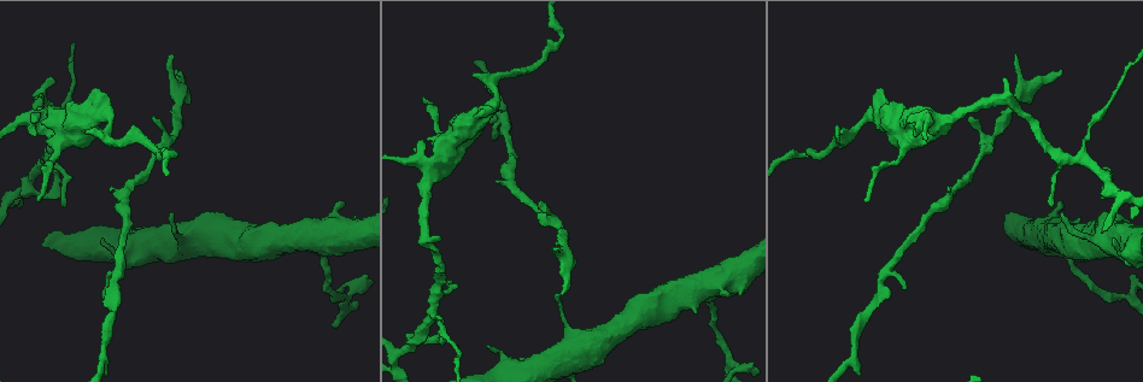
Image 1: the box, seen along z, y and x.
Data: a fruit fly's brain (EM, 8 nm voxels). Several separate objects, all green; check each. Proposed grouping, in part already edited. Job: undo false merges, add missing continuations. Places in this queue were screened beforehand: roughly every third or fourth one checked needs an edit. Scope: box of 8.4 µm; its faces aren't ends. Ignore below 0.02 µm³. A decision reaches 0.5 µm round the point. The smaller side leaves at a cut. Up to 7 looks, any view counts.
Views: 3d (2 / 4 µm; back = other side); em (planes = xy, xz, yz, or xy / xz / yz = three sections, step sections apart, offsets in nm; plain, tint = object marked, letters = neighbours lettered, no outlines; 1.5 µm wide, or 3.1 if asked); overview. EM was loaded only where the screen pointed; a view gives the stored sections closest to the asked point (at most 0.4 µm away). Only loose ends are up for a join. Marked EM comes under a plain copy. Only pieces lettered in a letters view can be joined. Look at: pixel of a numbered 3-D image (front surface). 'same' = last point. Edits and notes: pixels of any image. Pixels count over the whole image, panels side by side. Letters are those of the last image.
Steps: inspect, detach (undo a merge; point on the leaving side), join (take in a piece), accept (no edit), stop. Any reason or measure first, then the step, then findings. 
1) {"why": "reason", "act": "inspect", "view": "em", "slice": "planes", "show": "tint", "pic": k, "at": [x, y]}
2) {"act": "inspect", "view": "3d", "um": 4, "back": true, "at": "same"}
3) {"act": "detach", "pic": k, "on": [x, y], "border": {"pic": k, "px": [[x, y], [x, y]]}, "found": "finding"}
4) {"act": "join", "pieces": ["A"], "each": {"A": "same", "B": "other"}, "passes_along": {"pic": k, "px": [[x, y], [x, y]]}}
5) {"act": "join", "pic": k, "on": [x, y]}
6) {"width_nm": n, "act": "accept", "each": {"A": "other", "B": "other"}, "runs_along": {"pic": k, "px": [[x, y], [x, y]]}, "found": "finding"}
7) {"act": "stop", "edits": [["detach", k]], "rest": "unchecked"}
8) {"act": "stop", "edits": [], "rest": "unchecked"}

{"why": "an open end", "act": "inspect", "view": "3d", "um": 4, "pic": 1, "at": [904, 288]}

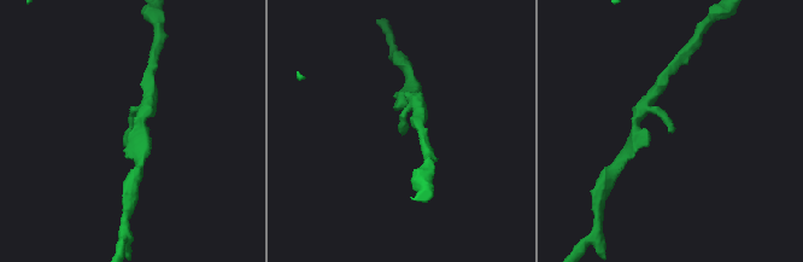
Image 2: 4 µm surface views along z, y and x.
{"why": "now the EM", "act": "inspect", "view": "em", "slice": "planes", "show": "letters", "pic": 2, "at": [669, 130]}

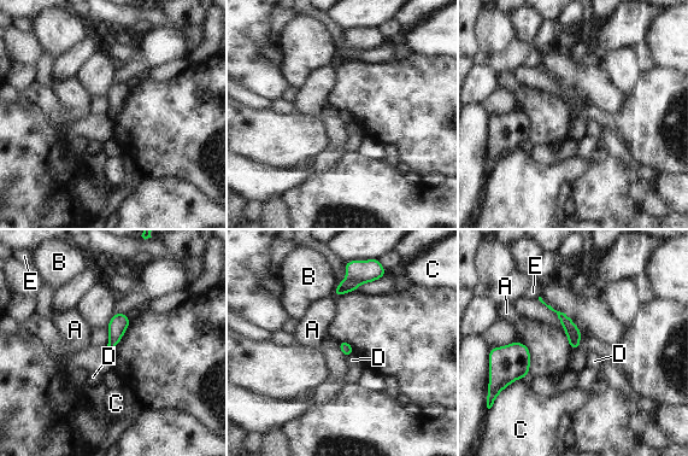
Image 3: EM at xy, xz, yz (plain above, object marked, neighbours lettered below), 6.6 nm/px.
{"act": "accept", "each": {"A": "other", "B": "other", "C": "other", "D": "other", "E": "other"}, "border": {"pic": 3, "px": [[353, 352], [345, 357]]}, "found": "none of them fits"}

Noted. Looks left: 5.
{"why": "two arms in line, one across", "act": "inspect", "view": "3d", "um": 2, "pic": 1, "at": [1109, 189]}

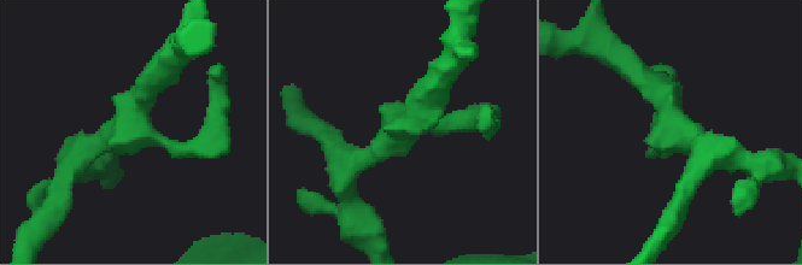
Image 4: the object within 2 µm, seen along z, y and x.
{"why": "now the EM", "act": "inspect", "view": "em", "slice": "xz", "step": 4, "show": "tint", "pic": 4, "at": [672, 124]}

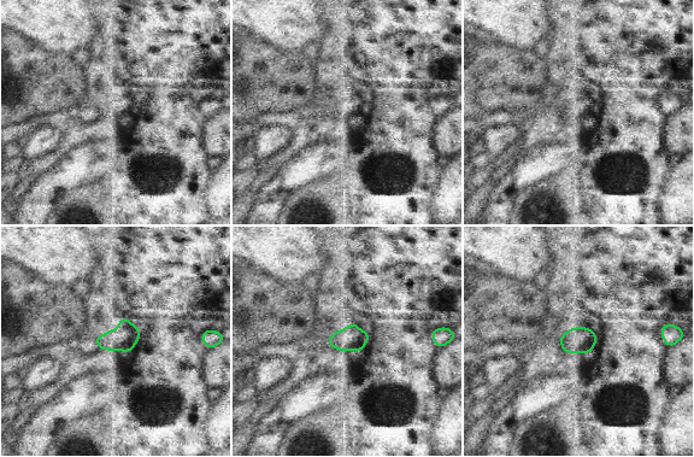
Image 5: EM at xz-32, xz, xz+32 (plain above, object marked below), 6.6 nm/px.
{"act": "inspect", "view": "em", "slice": "planes", "show": "letters", "at": "same"}

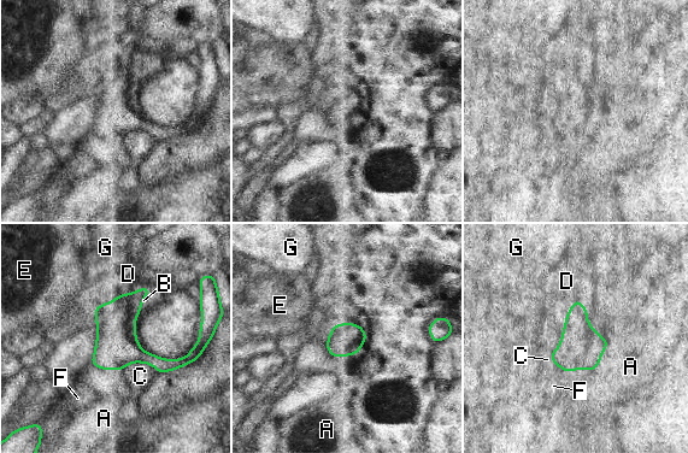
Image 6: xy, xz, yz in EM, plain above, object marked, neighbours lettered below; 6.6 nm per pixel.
{"width_nm": 220, "act": "accept", "each": {"A": "other", "B": "other", "C": "other", "D": "other", "E": "other", "F": "other", "G": "other"}, "border": {"pic": 6, "px": [[610, 340], [600, 363], [591, 372]]}, "found": "continuous, no second cell"}

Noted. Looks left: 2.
{"why": "tapers out", "act": "inspect", "view": "em", "slice": "planes", "show": "letters", "pic": 1, "at": [558, 293]}

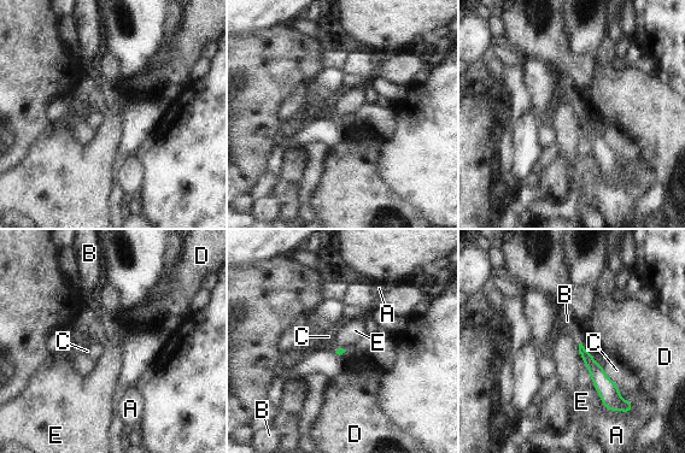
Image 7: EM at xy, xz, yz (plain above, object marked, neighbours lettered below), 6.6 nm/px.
{"act": "accept", "each": {"A": "other", "B": "other", "C": "other", "D": "other", "E": "other"}, "runs_along": {"pic": 7, "px": [[581, 349], [608, 390], [612, 406]]}, "found": "none of them fits"}

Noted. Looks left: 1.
{"act": "stop", "edits": [], "rest": "unchecked"}

